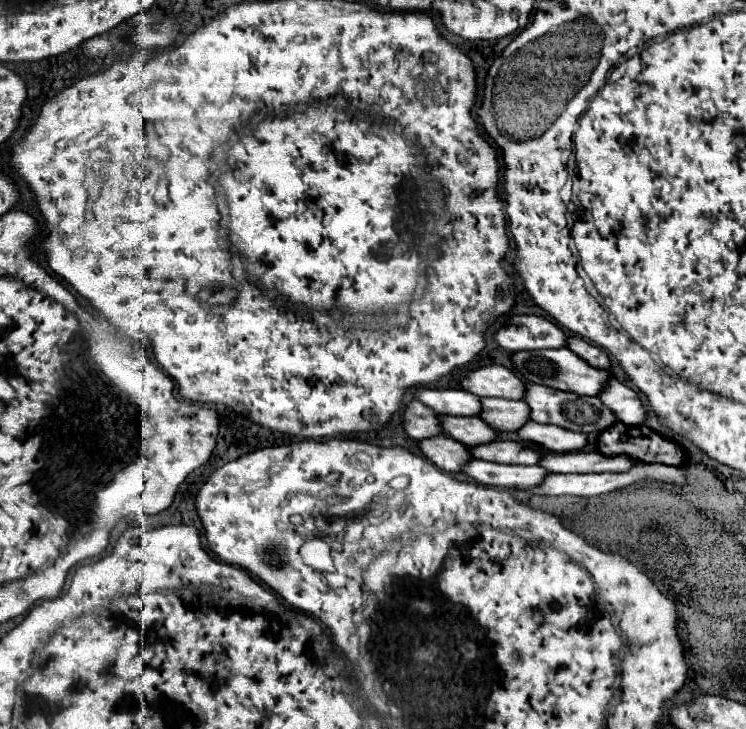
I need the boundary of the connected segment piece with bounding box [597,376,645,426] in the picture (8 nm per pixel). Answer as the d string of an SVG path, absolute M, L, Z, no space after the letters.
M609 376L605 382L605 390L597 394L597 398L617 416L617 420L623 420L625 424L643 424L645 410L637 398L637 394L621 384L615 376Z

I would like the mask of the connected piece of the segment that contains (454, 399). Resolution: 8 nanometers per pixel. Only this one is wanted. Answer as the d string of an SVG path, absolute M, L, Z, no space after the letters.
M417 388L415 400L433 408L437 414L451 414L451 416L475 416L481 410L479 398L471 396L465 390L451 390L451 388Z

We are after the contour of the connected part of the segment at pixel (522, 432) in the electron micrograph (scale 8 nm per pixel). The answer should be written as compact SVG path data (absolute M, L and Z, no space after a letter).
M535 422L523 424L517 430L517 436L523 442L531 442L531 444L539 446L541 450L559 452L559 454L581 450L587 444L585 434L569 432L565 428L557 428L557 426L551 426L551 424L535 424Z

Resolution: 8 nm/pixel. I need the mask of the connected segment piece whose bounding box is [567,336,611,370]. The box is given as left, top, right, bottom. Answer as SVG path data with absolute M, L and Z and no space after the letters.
M577 336L567 338L567 348L569 348L571 352L575 352L579 358L583 358L587 364L591 364L593 368L609 370L609 366L611 366L607 354L605 354L601 348L593 346L593 344L589 344L589 342L577 338Z

